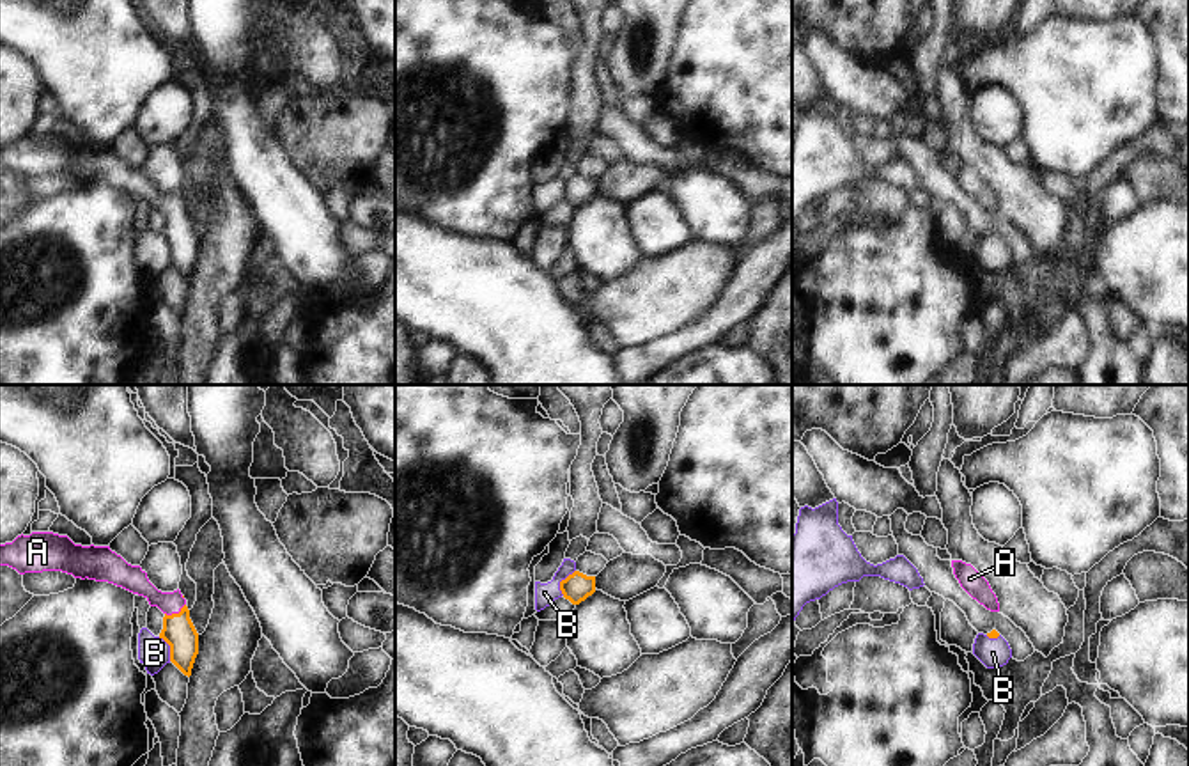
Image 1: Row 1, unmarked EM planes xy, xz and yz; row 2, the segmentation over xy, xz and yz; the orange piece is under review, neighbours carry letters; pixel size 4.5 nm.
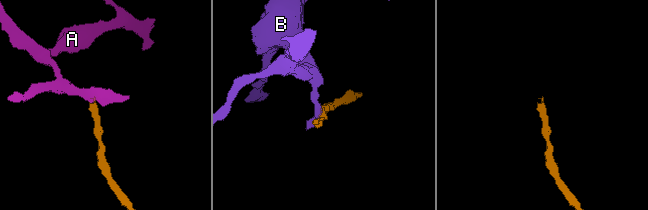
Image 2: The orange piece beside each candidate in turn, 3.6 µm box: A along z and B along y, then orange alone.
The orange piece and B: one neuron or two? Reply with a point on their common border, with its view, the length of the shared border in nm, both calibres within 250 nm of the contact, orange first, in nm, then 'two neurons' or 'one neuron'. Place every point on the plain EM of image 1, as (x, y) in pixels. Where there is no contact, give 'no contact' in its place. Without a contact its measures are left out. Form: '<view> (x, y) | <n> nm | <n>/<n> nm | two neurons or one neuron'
xz (560, 185) | 130 nm | 140/100 nm | two neurons

